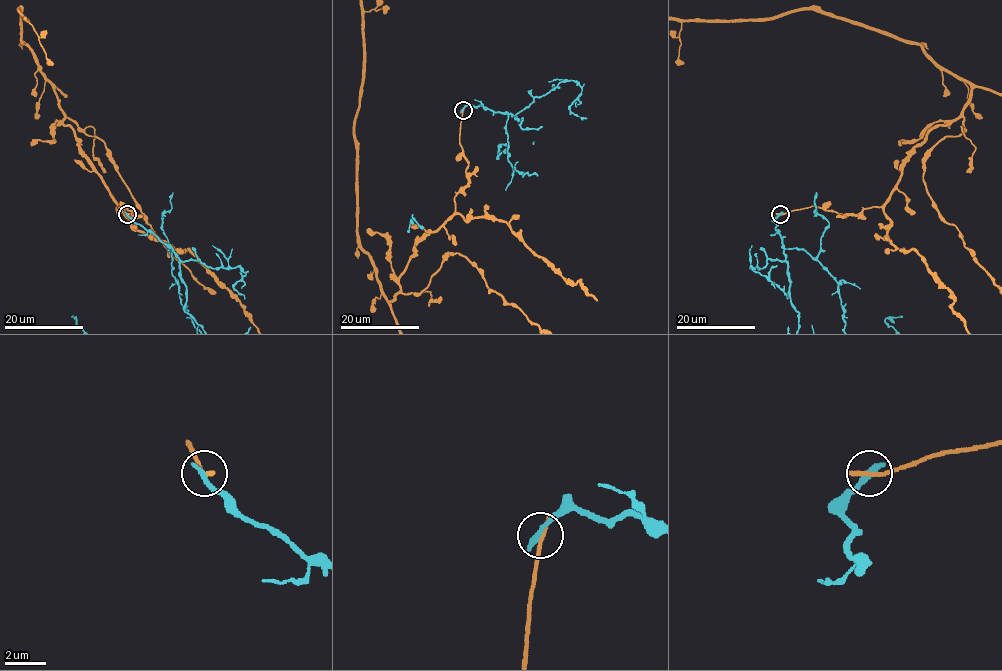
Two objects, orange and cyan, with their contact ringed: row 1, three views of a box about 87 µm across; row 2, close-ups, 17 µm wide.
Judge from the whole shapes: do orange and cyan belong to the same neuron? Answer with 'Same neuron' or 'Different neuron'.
Different neuron

